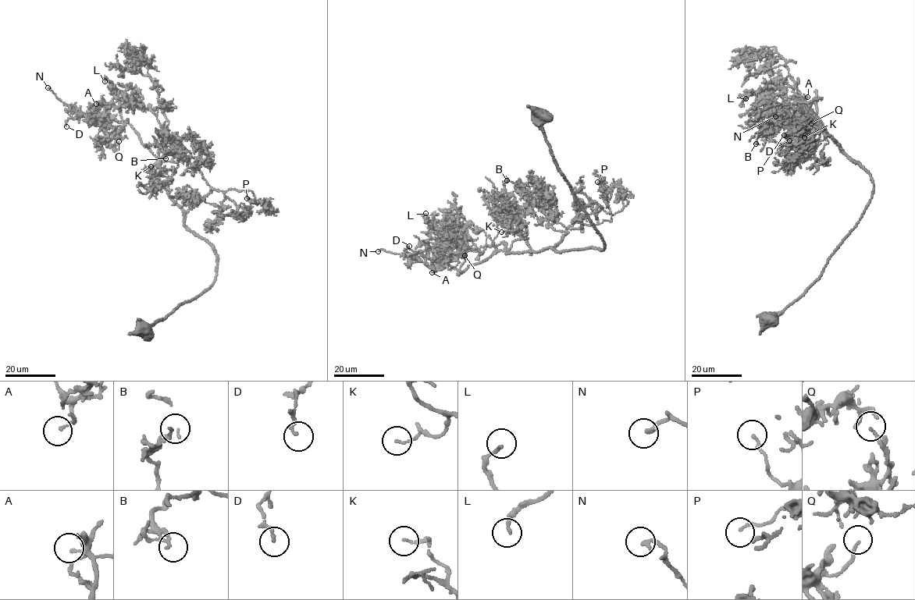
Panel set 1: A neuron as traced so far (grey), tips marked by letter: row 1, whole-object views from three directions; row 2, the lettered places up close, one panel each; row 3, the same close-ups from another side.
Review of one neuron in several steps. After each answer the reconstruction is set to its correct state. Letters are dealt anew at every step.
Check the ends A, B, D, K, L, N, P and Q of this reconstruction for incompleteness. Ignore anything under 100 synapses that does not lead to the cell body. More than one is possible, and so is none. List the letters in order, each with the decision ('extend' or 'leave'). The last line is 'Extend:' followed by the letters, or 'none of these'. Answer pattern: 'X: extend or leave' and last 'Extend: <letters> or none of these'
A: leave
B: leave
D: leave
K: leave
L: leave
N: leave
P: leave
Q: leave
Extend: none of these

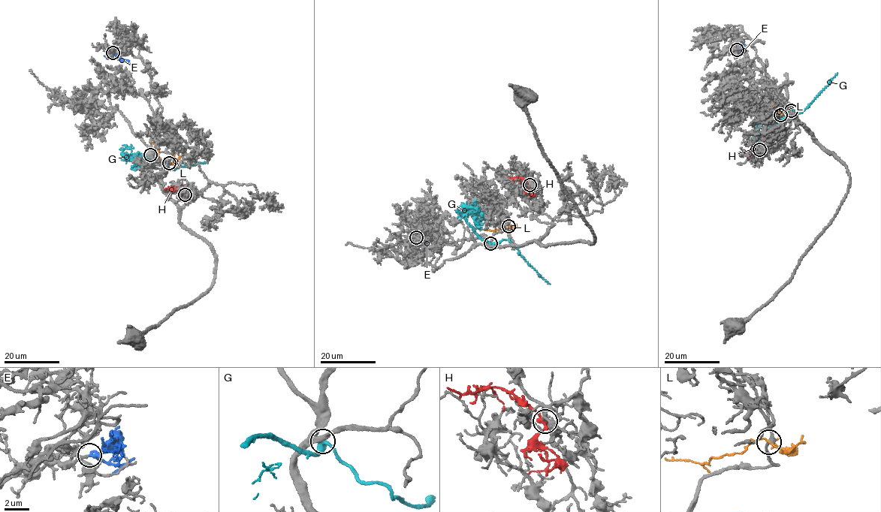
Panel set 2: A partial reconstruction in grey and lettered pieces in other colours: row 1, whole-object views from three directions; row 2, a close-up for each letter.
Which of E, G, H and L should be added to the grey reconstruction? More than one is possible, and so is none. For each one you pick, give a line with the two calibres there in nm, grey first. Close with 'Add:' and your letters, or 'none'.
E: 190 nm thick on the grey side, 240 nm on the other
Add: E

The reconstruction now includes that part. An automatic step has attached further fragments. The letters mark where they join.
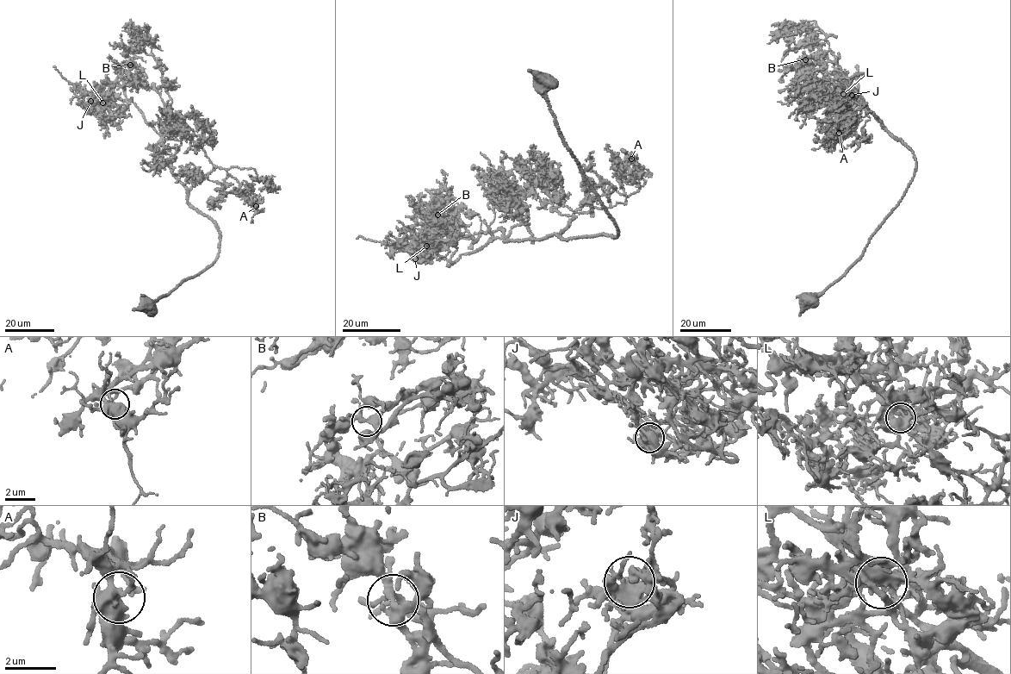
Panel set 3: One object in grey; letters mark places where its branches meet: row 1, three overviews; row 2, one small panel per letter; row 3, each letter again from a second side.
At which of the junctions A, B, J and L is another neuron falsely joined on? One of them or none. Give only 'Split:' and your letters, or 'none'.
Split: L

